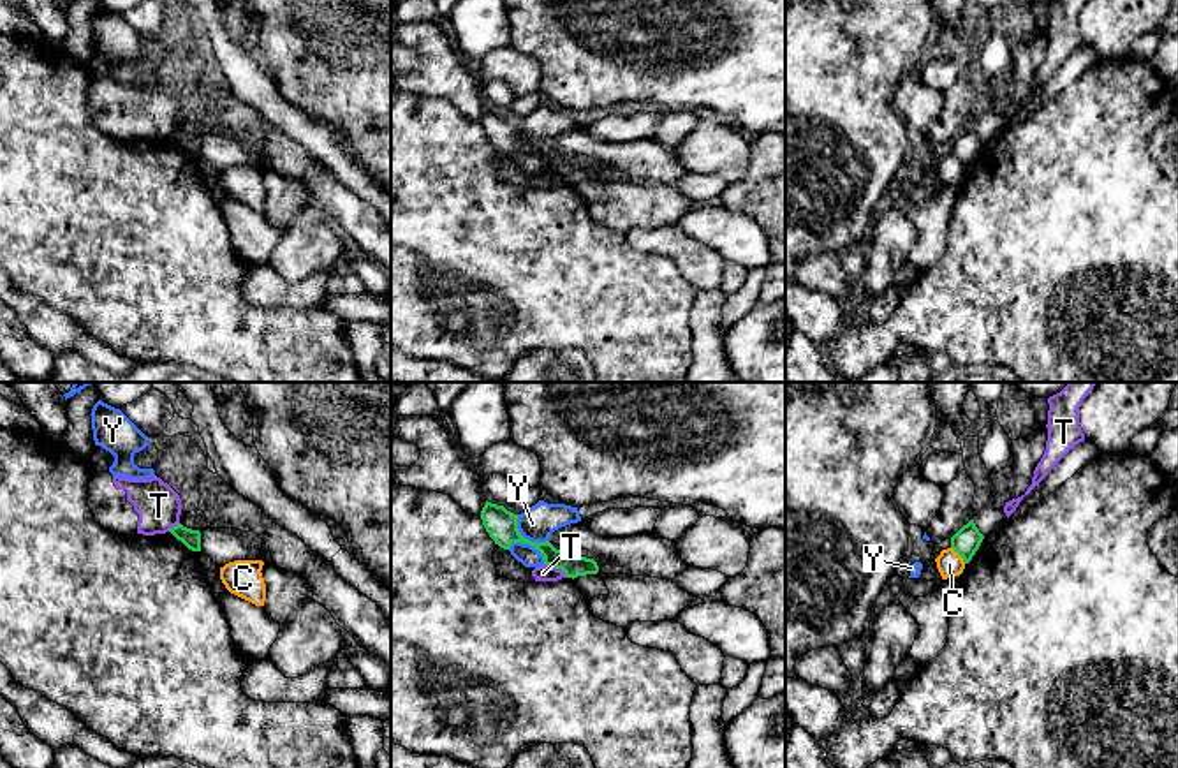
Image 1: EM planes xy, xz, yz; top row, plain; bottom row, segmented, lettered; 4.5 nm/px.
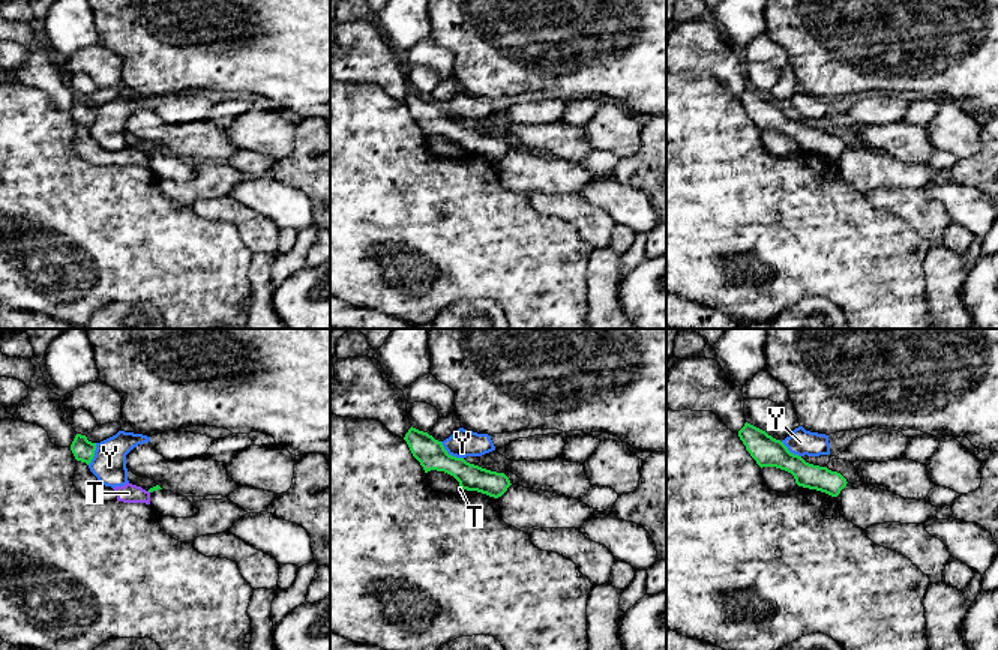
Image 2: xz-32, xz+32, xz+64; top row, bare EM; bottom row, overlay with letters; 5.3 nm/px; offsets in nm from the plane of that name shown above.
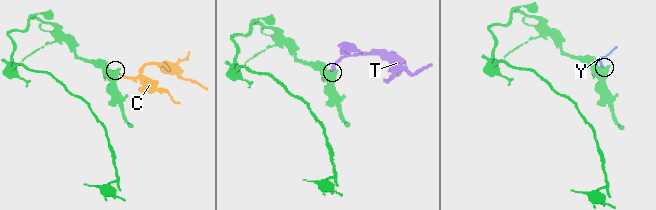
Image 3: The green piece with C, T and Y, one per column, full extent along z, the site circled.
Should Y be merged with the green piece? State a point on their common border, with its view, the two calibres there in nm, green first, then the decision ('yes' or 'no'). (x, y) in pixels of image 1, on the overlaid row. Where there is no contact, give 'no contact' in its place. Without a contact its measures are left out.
contact xz (527, 539); calibres 140 and 160 nm; no

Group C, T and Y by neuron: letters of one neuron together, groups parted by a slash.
C / T / Y

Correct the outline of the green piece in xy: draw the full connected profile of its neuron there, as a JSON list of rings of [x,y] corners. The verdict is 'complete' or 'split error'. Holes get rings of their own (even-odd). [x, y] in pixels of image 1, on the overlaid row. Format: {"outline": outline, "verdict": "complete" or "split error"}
{"outline": [[[178,523],[169,530],[178,541],[181,541],[188,550],[201,551],[201,532],[192,530]]], "verdict": "complete"}

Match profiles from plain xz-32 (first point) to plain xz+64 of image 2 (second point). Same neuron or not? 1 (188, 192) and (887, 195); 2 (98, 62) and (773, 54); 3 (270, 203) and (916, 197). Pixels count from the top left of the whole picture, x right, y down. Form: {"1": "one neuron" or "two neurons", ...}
{"1": "two neurons", "2": "one neuron", "3": "two neurons"}

